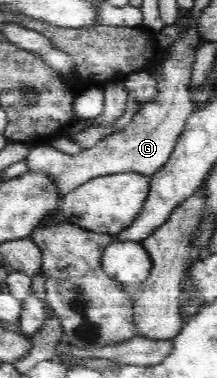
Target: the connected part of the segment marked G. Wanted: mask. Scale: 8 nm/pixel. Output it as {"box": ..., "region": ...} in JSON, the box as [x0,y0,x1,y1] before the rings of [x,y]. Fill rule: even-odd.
{"box":[26,27,201,196],"region":[[[188,27],[183,35],[165,49],[162,71],[157,76],[157,95],[153,101],[140,105],[141,109],[131,122],[121,131],[108,135],[95,146],[84,149],[75,155],[60,152],[51,144],[31,147],[26,158],[28,172],[40,172],[51,176],[59,187],[61,196],[68,195],[84,182],[100,176],[138,172],[154,175],[172,154],[177,140],[184,130],[185,122],[193,112],[190,100],[190,77],[194,66],[194,53],[201,46],[197,29]]]}

